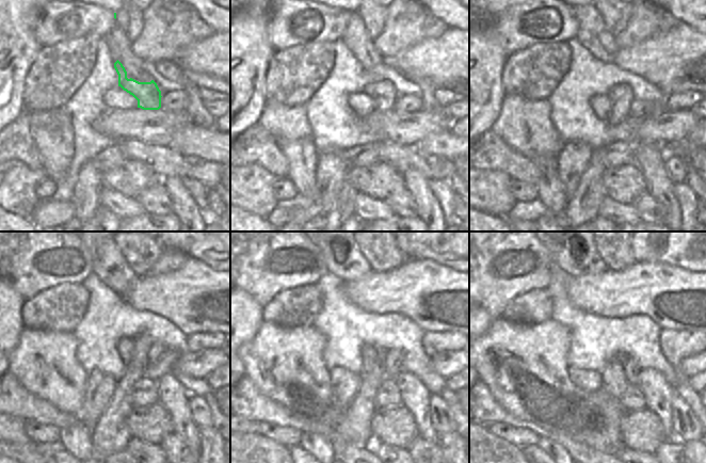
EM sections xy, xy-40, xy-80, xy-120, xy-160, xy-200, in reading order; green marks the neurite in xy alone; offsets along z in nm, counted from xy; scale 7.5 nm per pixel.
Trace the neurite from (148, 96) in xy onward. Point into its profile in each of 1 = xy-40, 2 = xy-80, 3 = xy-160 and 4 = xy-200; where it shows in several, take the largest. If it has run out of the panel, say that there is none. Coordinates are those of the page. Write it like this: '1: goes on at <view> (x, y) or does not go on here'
1: goes on at xy-40 (384, 95)
2: goes on at xy-80 (621, 96)
3: goes on at xy-160 (380, 357)
4: goes on at xy-200 (619, 363)

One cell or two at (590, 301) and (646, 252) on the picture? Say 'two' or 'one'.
two

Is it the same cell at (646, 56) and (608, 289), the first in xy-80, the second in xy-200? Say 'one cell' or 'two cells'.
one cell

